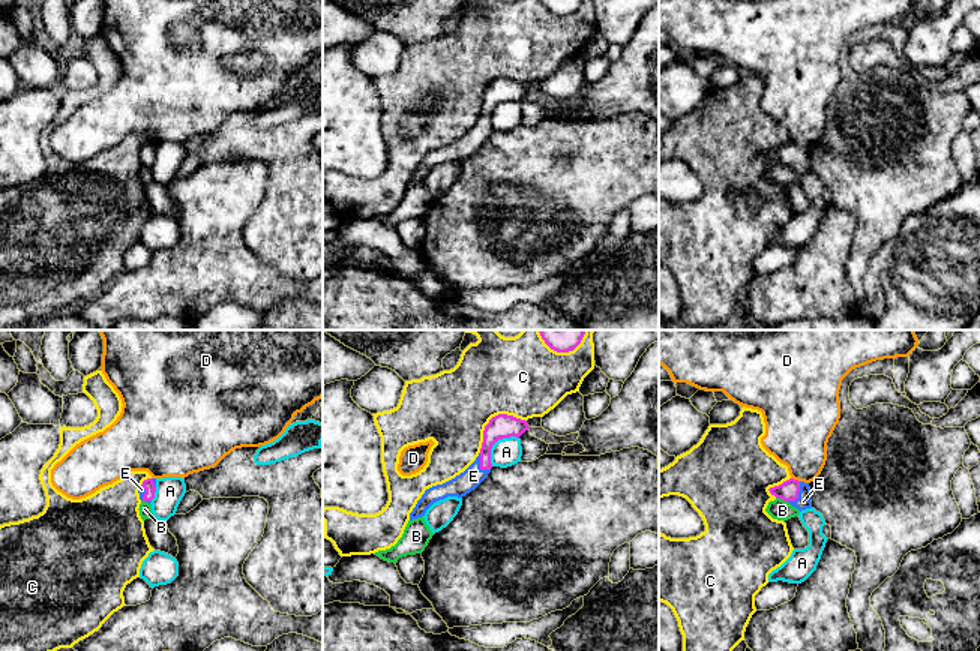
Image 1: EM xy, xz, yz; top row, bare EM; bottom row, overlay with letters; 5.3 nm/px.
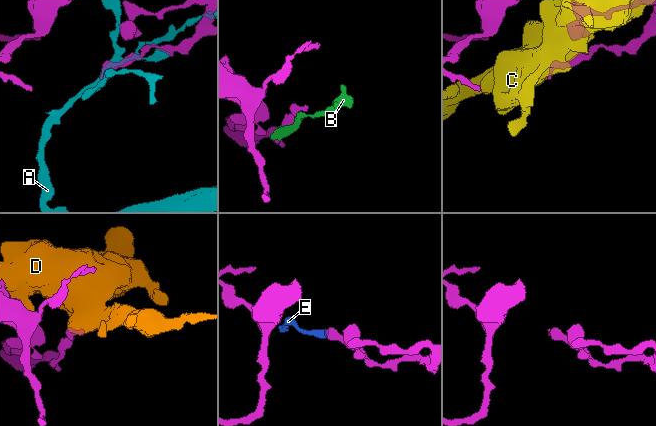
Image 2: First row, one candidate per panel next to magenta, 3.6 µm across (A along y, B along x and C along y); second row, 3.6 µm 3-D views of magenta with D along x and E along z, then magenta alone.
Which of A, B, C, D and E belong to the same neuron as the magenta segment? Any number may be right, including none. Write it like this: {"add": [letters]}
{"add": ["E"]}

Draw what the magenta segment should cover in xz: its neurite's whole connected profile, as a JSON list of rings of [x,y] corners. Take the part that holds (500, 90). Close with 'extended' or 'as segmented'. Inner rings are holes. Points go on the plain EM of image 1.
[[[498,78],[489,84],[483,94],[483,106],[476,124],[455,142],[425,154],[410,177],[410,184],[425,180],[426,174],[447,160],[462,162],[474,154],[491,136],[491,112],[503,102],[519,102],[530,90],[525,84],[507,78]]]; extended

